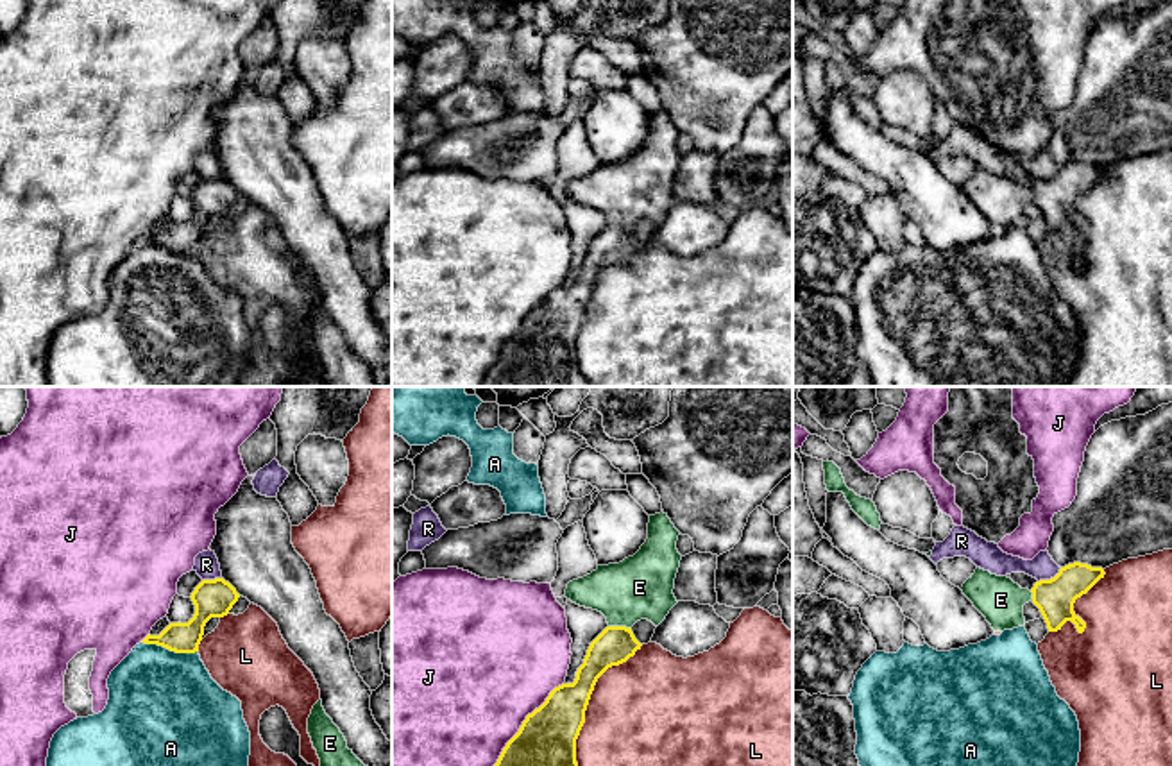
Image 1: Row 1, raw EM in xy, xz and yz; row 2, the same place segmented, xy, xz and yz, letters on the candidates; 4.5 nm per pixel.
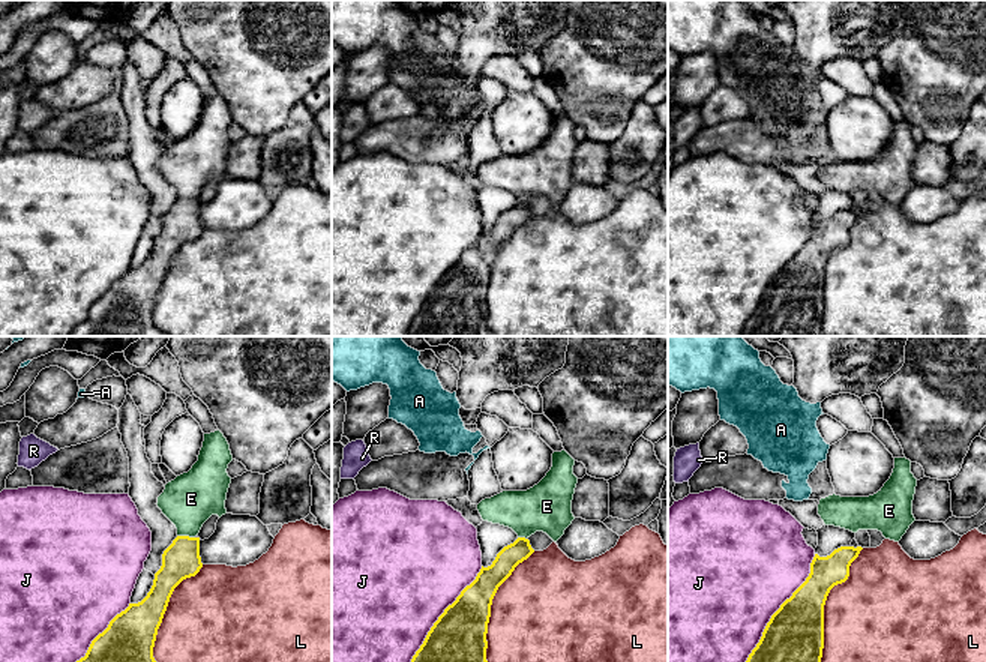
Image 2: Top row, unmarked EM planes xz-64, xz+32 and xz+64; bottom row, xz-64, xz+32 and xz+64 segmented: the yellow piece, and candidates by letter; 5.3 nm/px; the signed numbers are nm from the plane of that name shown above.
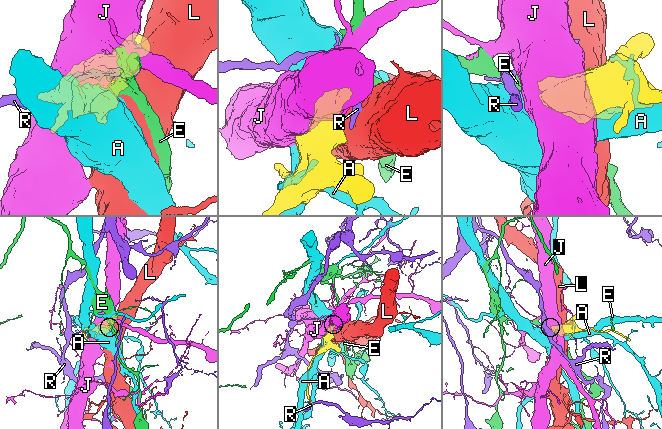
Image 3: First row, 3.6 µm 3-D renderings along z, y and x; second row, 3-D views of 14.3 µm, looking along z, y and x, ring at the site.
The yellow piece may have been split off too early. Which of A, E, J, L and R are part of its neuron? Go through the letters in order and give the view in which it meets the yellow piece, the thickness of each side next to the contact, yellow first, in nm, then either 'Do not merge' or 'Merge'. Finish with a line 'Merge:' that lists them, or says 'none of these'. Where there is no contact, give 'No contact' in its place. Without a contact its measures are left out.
A: Touches yellow in xy. Thickness 140 nm (yellow) against 480 nm. Do not merge
E: Touches yellow in xz. Thickness 170 nm (yellow) against 280 nm. Merge
J: Touches yellow in xz. Thickness 400 nm (yellow) against 480 nm. Do not merge
L: Touches yellow in xz. Thickness 280 nm (yellow) against 500 nm. Do not merge
R: Touches yellow in yz. Thickness 170 nm (yellow) against 110 nm. Do not merge
Merge: E

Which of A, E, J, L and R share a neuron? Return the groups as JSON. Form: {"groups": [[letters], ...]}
{"groups": [["A"], ["E"], ["J"], ["L"], ["R"]]}

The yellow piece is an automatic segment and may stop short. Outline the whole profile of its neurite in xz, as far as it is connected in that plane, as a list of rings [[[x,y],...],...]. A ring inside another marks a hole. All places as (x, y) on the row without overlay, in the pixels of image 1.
[[[667,113],[650,115],[648,138],[633,156],[619,163],[598,165],[590,174],[567,183],[565,197],[601,211],[608,226],[590,242],[574,281],[555,286],[546,301],[526,315],[480,387],[589,387],[578,370],[576,338],[585,322],[590,294],[608,267],[626,261],[641,249],[642,243],[635,238],[632,226],[641,218],[658,226],[678,202],[673,193],[682,159],[676,149],[678,134]]]

